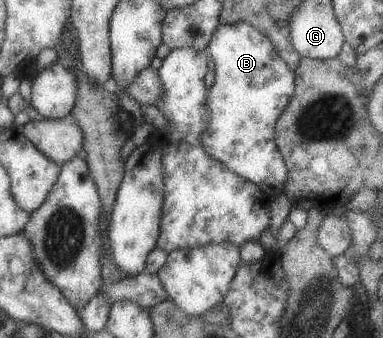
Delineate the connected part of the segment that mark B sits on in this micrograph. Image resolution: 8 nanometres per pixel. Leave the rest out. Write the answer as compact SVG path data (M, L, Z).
M236 22L235 24L219 24L214 31L210 39L210 43L206 45L208 51L210 51L212 56L212 61L214 63L214 82L209 87L208 91L208 111L210 111L210 121L206 127L206 131L202 133L200 139L200 145L203 147L204 151L212 157L212 159L220 162L223 166L226 166L233 174L244 178L246 181L252 182L254 185L262 185L262 187L272 187L272 189L282 189L282 185L285 185L287 180L287 167L282 159L281 153L278 151L275 142L275 123L277 117L282 113L284 106L290 101L292 94L294 93L294 80L295 73L280 59L280 56L276 53L274 47L272 47L271 41L255 26L244 22Z

